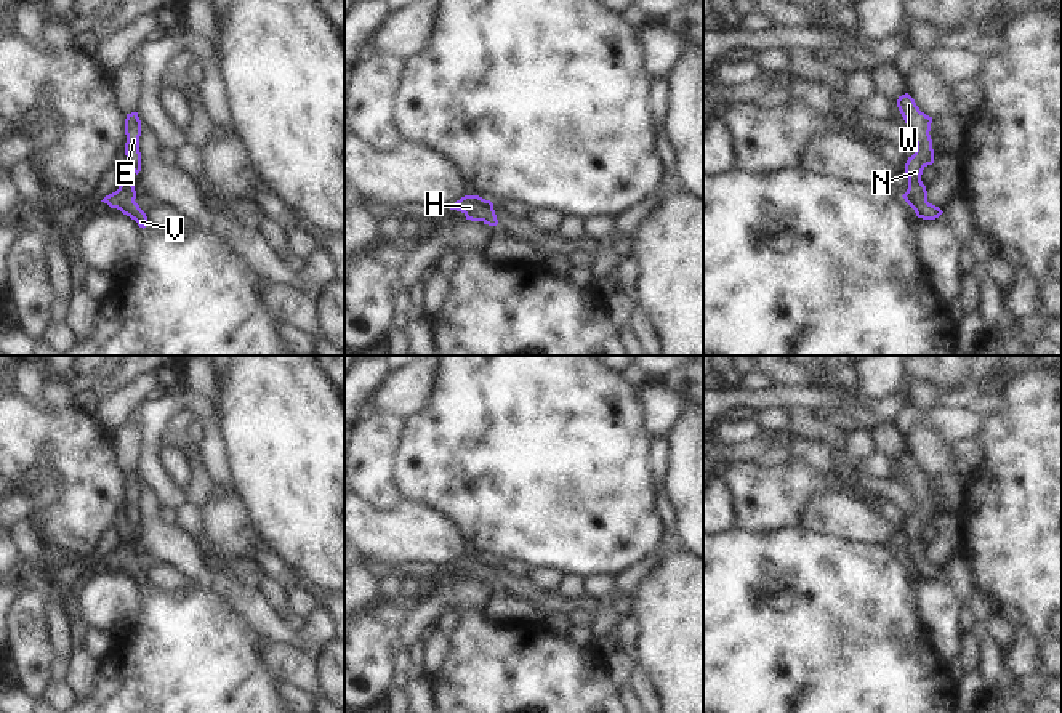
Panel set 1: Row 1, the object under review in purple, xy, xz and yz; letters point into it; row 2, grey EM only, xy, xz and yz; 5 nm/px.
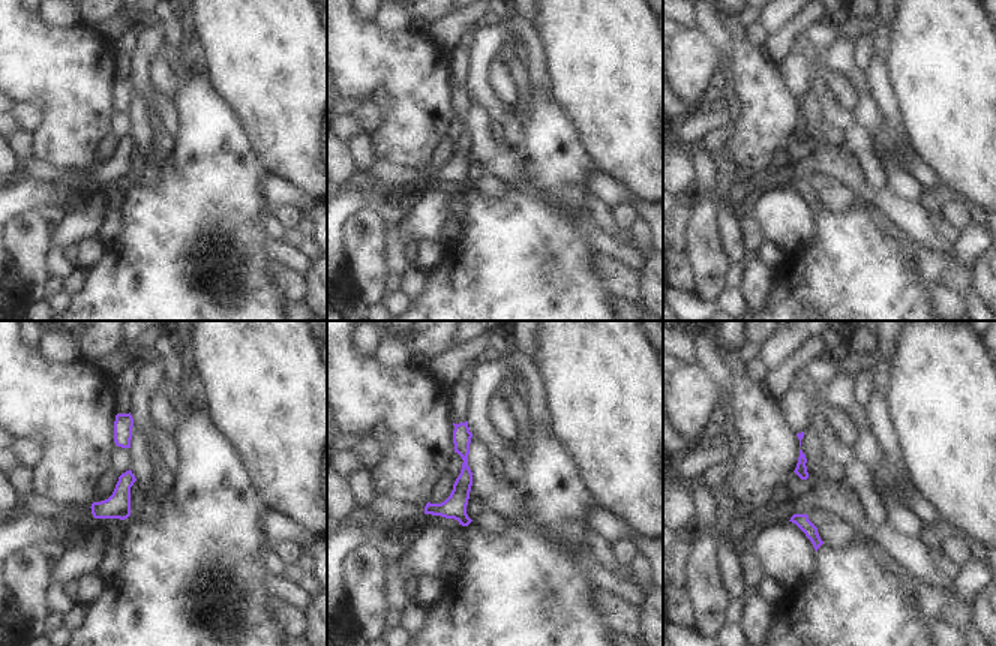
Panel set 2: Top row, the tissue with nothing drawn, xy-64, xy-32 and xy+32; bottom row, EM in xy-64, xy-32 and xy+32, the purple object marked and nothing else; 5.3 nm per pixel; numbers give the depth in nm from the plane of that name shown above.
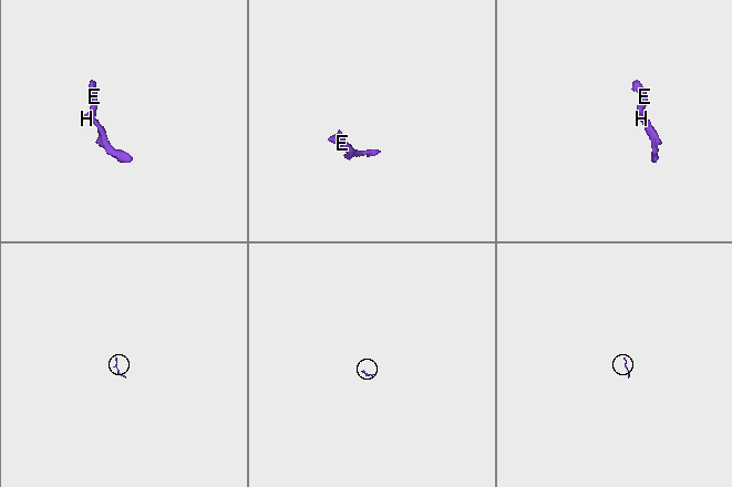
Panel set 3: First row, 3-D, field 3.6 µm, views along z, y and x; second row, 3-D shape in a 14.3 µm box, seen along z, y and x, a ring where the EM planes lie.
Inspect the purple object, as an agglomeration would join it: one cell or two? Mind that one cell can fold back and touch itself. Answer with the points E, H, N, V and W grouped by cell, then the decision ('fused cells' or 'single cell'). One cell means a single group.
E H N V W; single cell

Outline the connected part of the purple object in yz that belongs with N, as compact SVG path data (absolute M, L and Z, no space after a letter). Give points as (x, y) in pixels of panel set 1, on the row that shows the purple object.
M908 93L899 96L897 107L916 143L915 154L908 157L905 163L908 189L902 197L915 210L918 218L935 220L943 211L939 207L927 202L927 191L921 181L923 170L927 165L934 163L934 149L929 135L932 117L921 112L915 99Z

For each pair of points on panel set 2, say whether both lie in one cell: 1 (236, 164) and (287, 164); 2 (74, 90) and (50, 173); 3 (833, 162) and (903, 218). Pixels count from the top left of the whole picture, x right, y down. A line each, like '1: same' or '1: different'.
1: different
2: different
3: same

